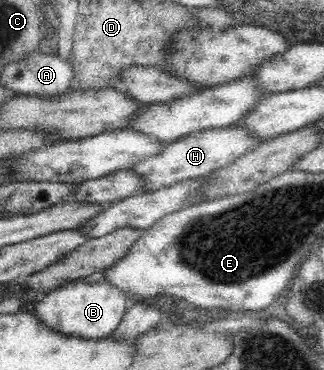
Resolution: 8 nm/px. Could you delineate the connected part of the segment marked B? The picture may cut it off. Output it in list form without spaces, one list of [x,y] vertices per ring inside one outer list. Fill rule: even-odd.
[[[79,279],[48,292],[42,301],[37,302],[32,314],[40,324],[54,332],[86,340],[101,340],[112,335],[124,315],[124,308],[130,303],[128,295],[108,282],[90,284]]]

